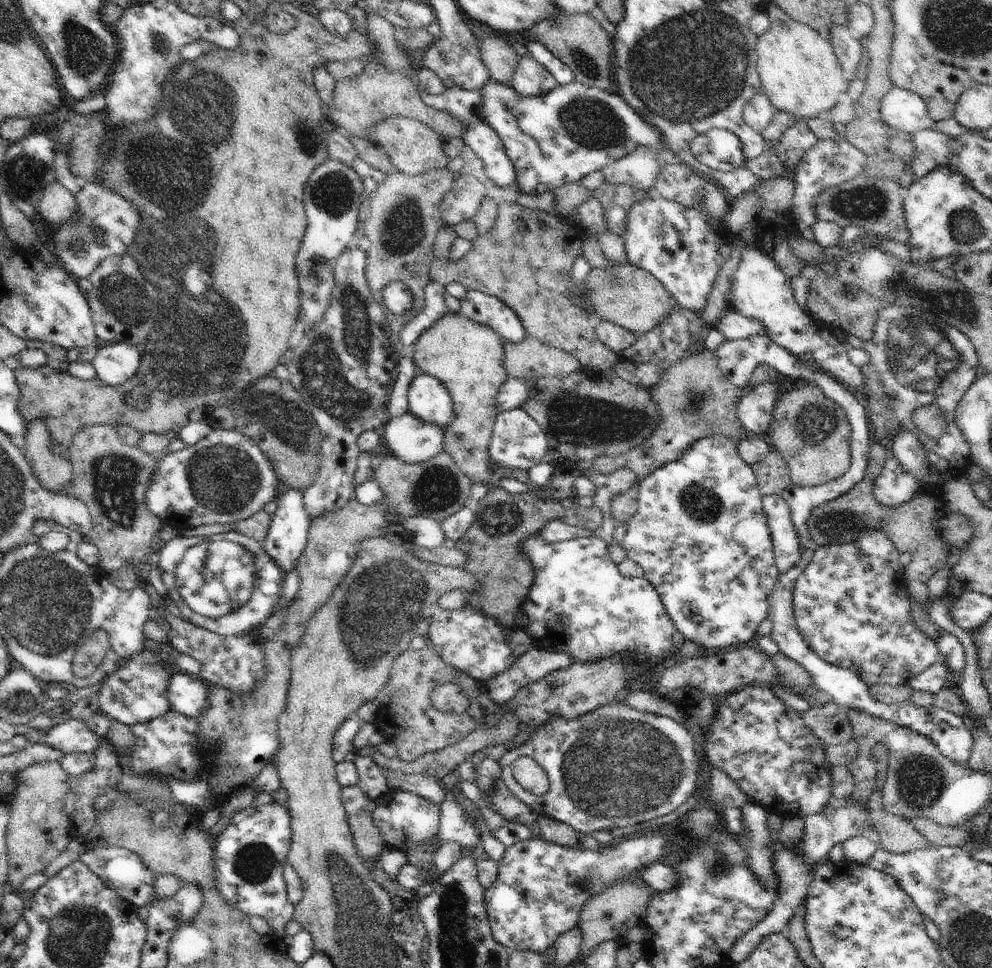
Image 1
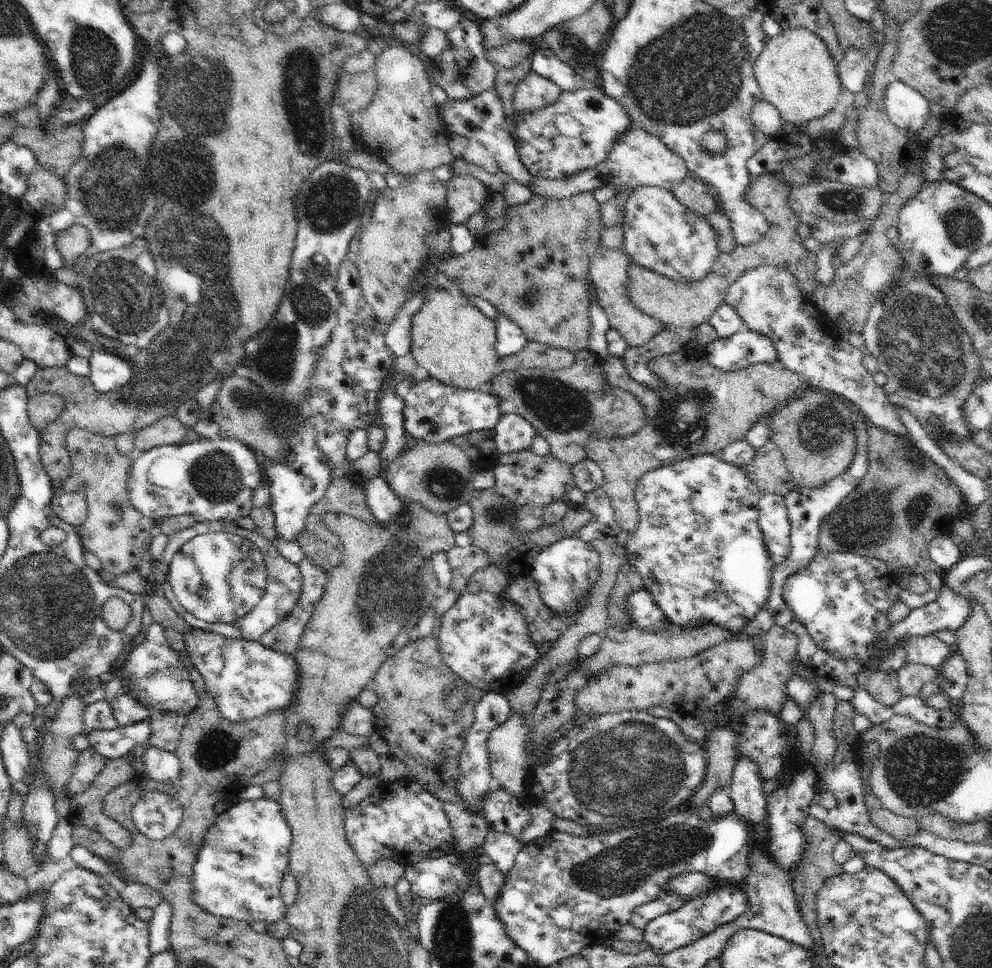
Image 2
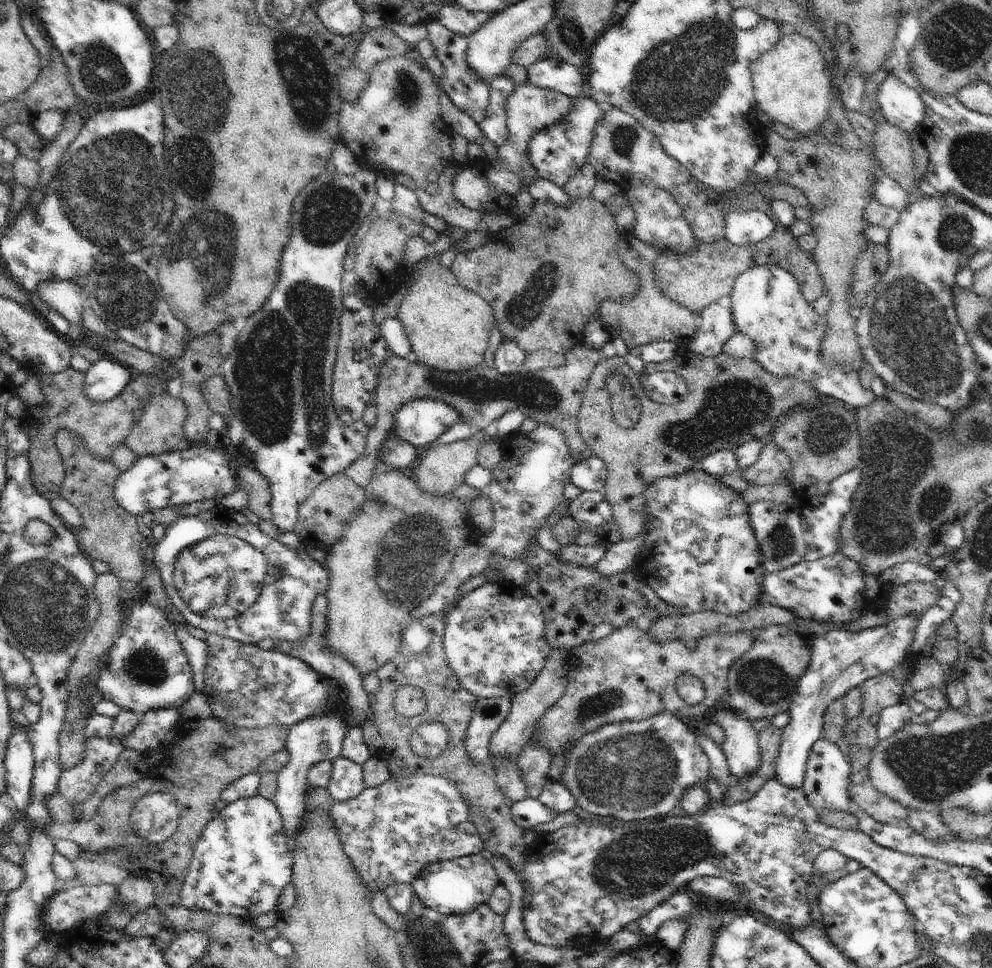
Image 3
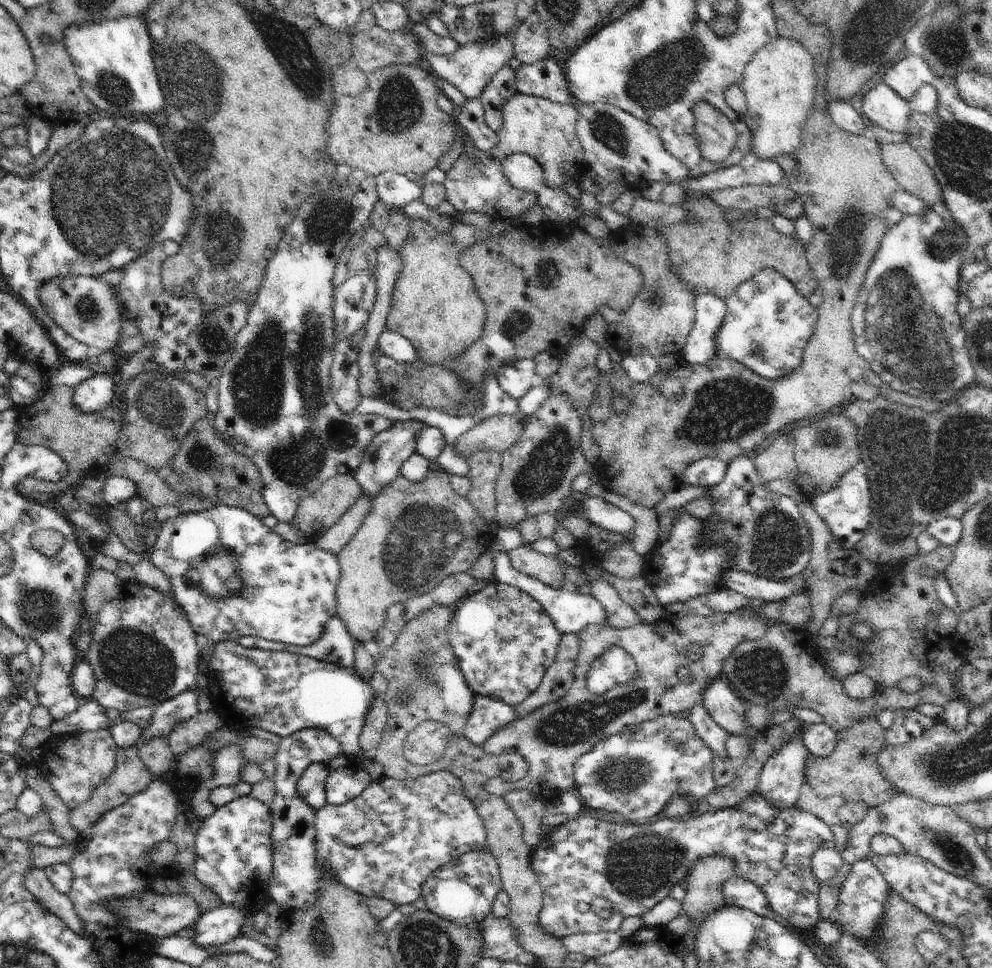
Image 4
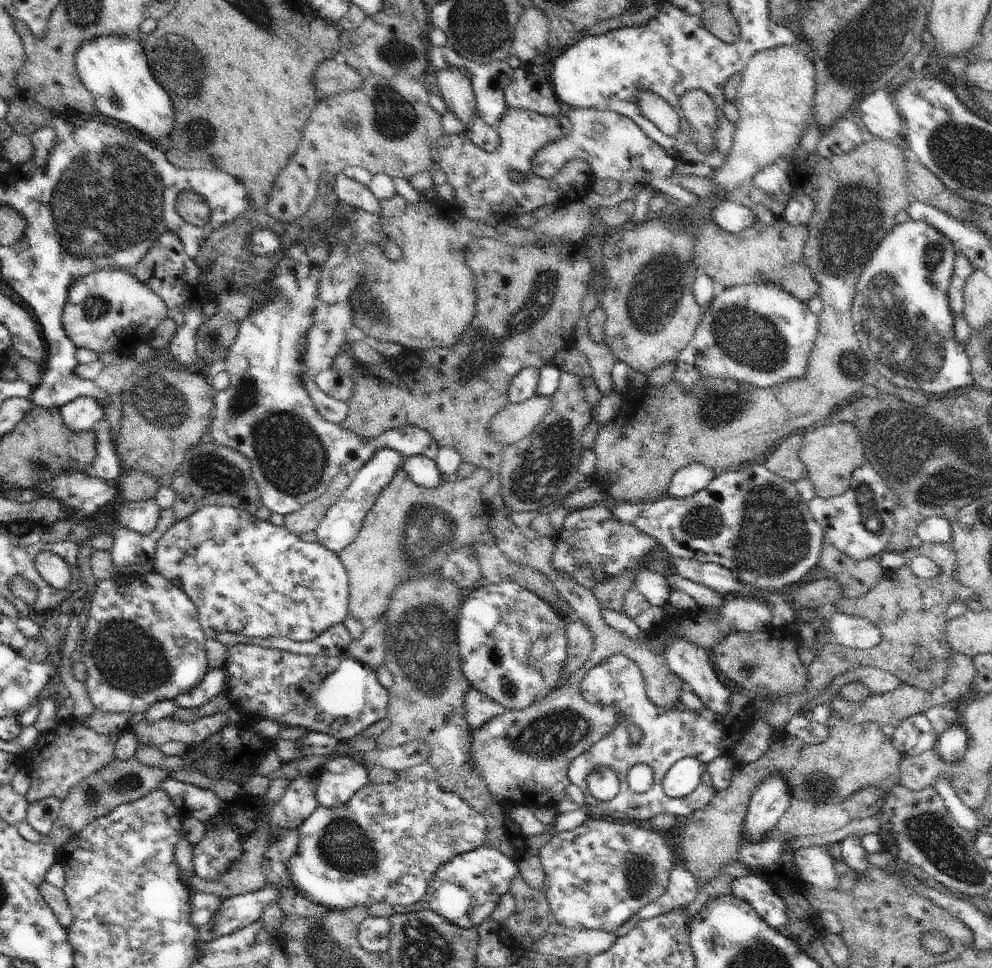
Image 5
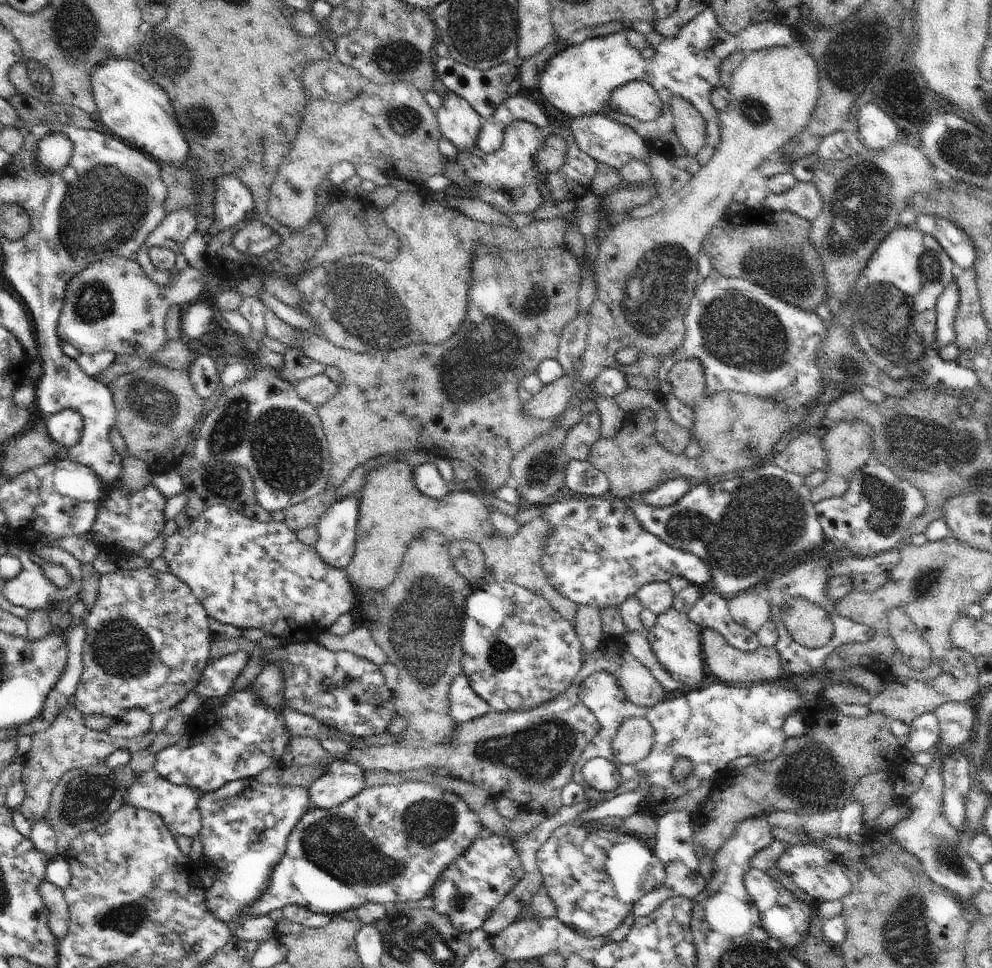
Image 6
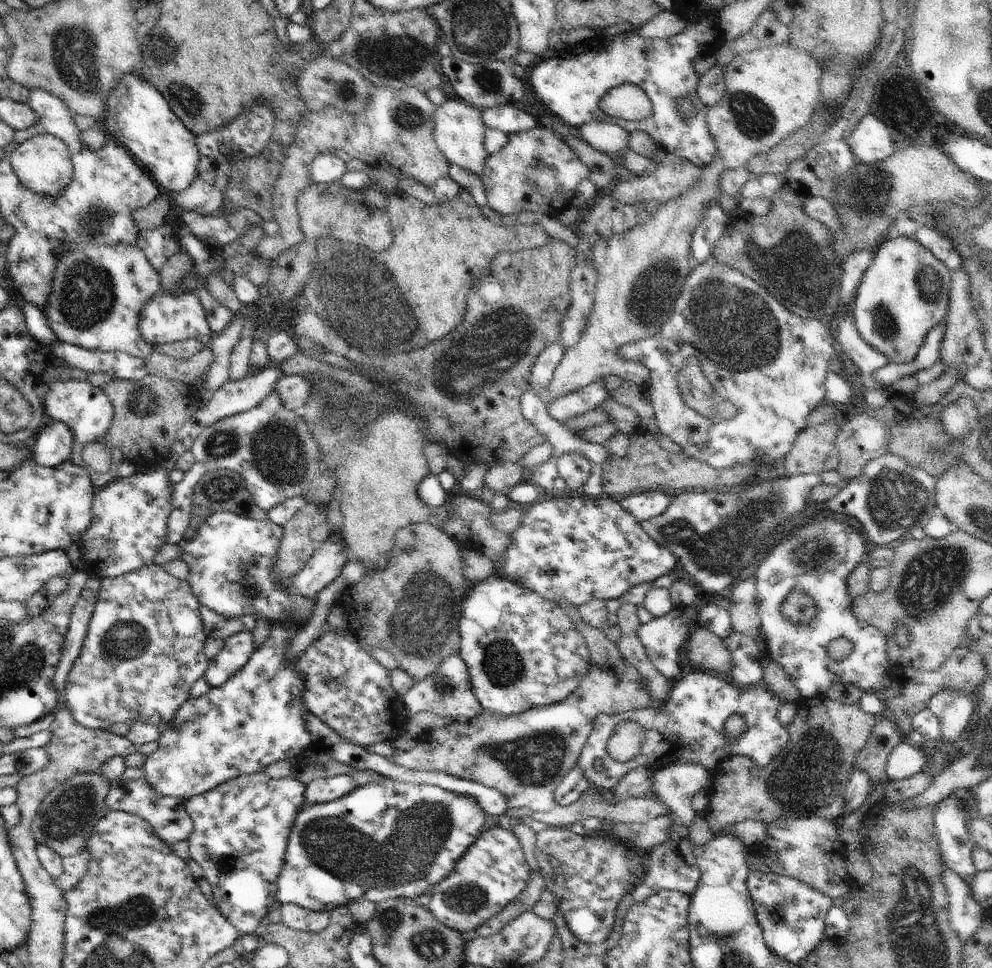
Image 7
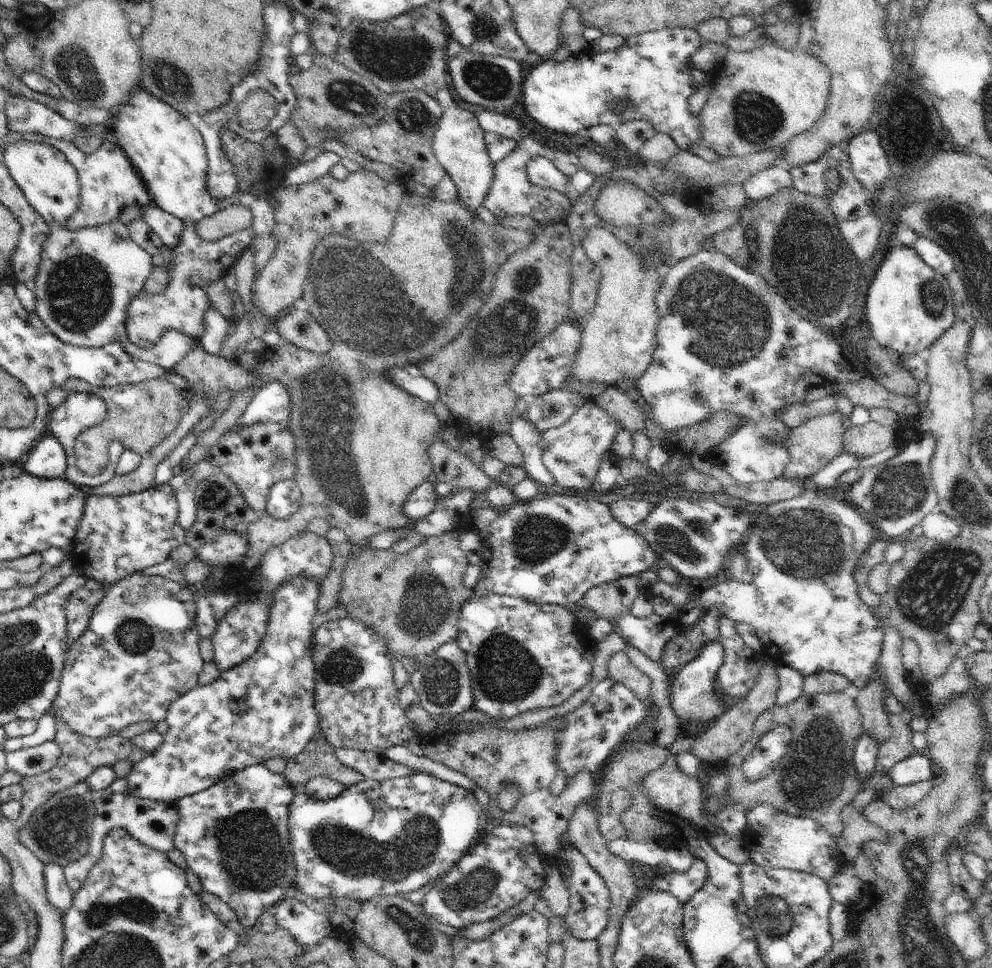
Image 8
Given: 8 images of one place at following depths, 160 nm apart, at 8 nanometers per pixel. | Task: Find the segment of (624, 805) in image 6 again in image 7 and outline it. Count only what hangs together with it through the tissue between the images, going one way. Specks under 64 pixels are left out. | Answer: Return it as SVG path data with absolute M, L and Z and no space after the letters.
M701 764L662 767L651 774L650 792L673 810L678 826L688 828L695 815L695 810L691 807L692 796L700 789L707 790L712 776L713 772Z

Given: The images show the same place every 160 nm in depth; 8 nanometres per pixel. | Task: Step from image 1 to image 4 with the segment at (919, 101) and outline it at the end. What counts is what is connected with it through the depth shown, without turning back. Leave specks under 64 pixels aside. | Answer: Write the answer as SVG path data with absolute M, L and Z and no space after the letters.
M884 81L863 96L862 110L872 124L890 132L905 132L909 116L914 111L911 101L898 95Z

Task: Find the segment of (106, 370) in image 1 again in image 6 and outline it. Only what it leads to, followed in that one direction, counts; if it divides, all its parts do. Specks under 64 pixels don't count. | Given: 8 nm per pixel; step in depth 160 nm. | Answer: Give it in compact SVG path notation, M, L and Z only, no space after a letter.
M64 409L47 418L48 434L62 446L69 449L81 440L84 417L81 412Z

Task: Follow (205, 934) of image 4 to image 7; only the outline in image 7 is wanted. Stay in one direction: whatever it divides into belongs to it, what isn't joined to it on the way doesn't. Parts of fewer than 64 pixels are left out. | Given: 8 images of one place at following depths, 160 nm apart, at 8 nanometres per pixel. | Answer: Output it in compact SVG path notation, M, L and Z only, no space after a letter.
M388 778L382 782L374 781L364 786L356 787L342 798L329 803L308 804L305 802L294 821L294 826L287 840L285 861L277 880L275 900L281 902L282 905L294 903L312 912L319 913L324 911L329 913L331 910L336 910L340 907L348 907L350 903L356 901L379 903L388 899L407 900L416 898L416 896L424 894L426 890L432 889L452 872L456 862L462 858L468 847L483 833L484 822L486 822L486 813L481 810L481 806L473 796L449 791L436 785L405 783Z

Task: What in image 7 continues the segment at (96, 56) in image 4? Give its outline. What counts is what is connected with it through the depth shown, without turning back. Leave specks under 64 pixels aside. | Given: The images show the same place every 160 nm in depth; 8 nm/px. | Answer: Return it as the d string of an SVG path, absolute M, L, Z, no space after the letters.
M126 73L109 92L103 115L108 132L129 150L166 193L178 194L197 177L198 138L174 114L166 99L139 73Z

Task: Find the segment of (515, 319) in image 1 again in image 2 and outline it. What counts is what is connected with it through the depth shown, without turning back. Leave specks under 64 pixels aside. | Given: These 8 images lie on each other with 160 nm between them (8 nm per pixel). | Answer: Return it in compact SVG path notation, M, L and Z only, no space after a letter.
M499 313L494 322L497 328L496 350L500 359L516 354L526 346L528 340L524 331L508 315Z

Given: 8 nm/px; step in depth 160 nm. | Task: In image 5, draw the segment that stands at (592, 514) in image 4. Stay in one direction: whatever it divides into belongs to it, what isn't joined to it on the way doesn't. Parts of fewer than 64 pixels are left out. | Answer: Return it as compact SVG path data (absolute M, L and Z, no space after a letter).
M747 464L736 469L718 471L706 488L683 499L664 496L656 501L641 503L617 502L608 508L616 520L634 525L654 537L670 555L725 566L736 573L750 590L781 591L801 584L820 560L825 540L824 529L812 516L807 501L800 498L794 483L774 474L764 465Z

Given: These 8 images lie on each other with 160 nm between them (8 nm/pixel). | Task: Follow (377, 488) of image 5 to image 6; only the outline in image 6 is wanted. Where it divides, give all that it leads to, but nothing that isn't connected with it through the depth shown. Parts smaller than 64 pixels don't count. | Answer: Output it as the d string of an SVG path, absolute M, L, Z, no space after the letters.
M360 492L354 493L354 495L336 501L320 517L319 523L316 526L319 536L315 549L327 565L337 569L345 569L350 564L355 553L360 503Z

